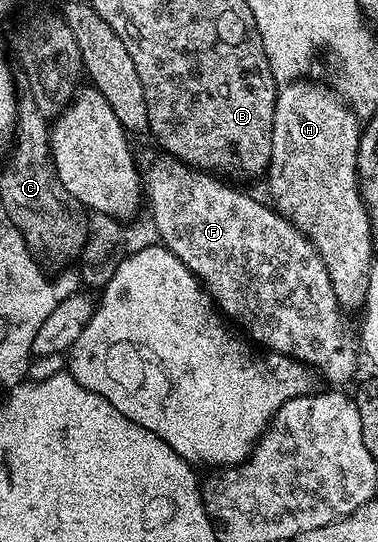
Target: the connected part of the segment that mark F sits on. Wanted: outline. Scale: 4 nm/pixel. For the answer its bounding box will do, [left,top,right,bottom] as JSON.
[140,159,360,385]

